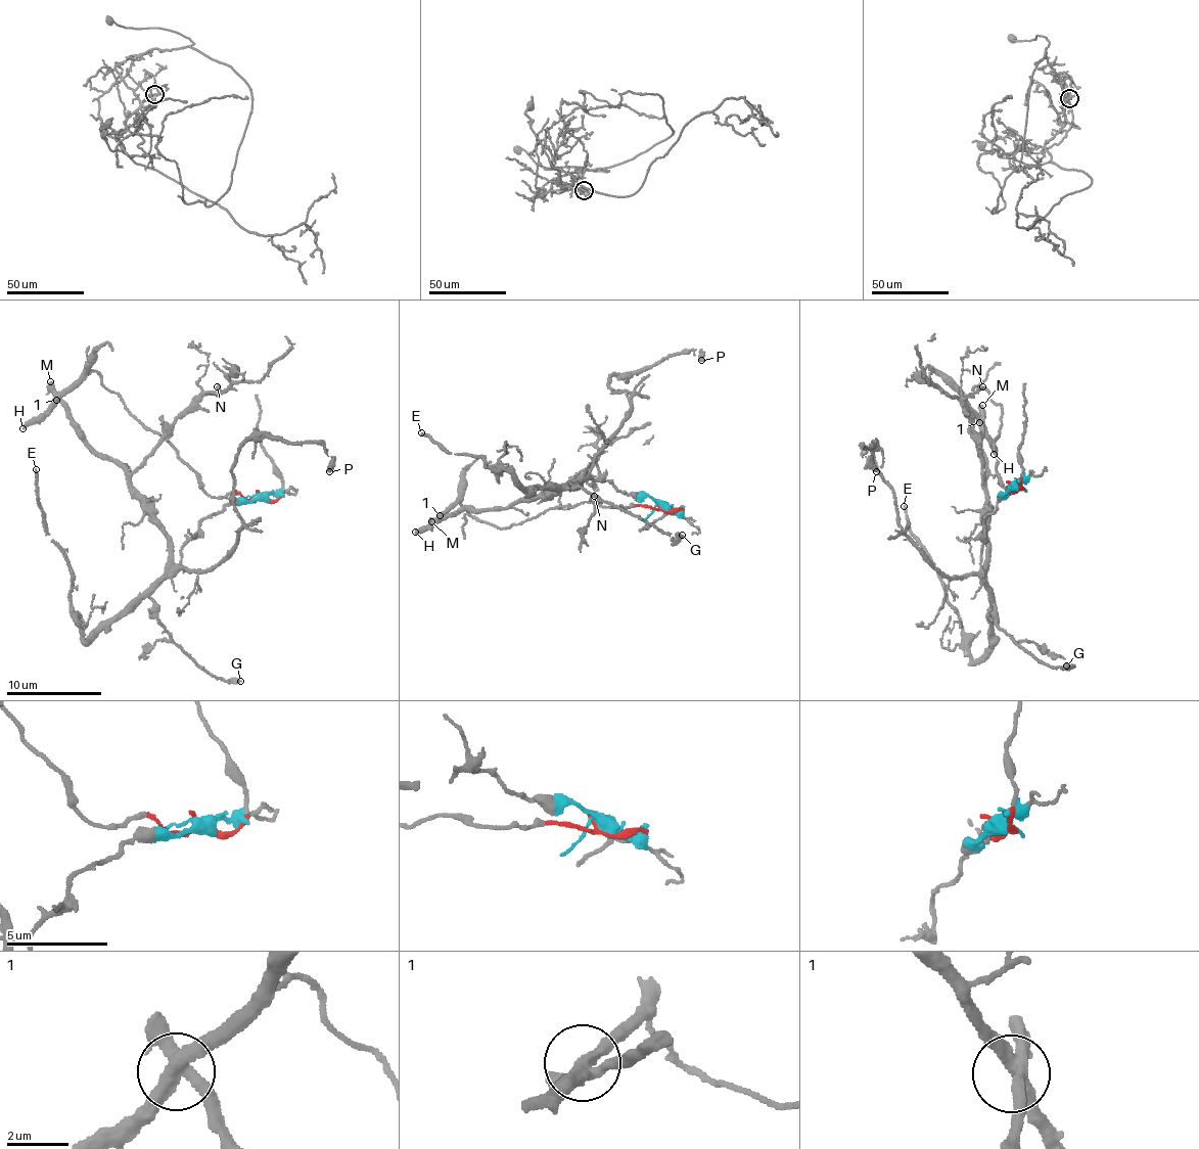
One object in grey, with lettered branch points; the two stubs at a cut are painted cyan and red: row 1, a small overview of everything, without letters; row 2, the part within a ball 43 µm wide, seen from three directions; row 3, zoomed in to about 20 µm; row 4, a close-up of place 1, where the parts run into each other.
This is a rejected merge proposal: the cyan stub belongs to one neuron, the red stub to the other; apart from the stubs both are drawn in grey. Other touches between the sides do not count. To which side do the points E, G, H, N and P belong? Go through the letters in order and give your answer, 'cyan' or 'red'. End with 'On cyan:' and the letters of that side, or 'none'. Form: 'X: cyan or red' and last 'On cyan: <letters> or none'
E: cyan
G: cyan
H: red
N: cyan
P: cyan
On cyan: E, G, N, P

